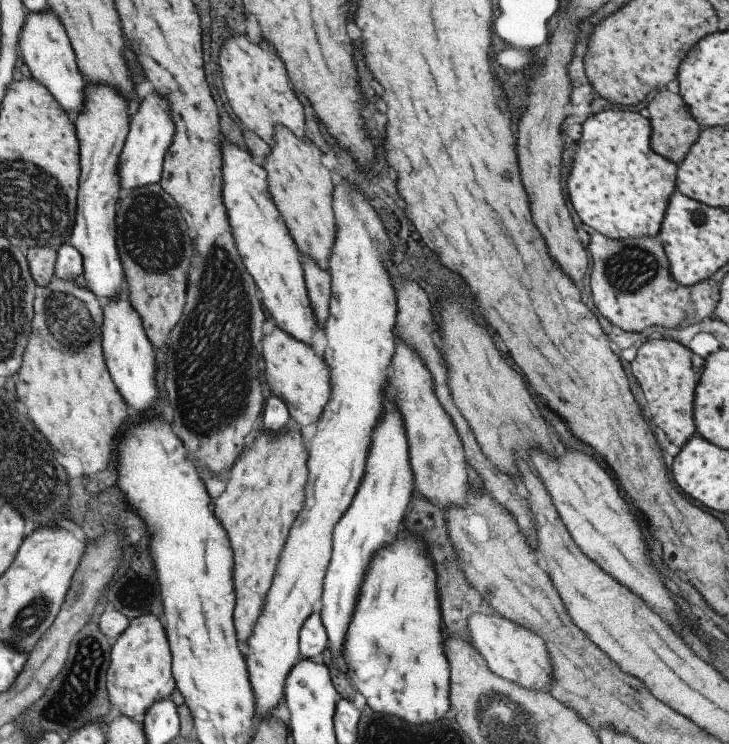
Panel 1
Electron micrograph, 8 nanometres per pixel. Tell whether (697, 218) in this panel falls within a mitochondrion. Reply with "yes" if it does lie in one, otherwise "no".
yes

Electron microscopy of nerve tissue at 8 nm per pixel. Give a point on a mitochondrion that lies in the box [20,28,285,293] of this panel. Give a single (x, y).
(147, 244)

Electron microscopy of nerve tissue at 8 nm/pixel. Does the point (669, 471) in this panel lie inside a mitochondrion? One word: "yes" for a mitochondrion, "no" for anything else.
no

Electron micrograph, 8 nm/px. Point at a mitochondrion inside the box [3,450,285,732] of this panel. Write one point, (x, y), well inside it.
(32, 615)

